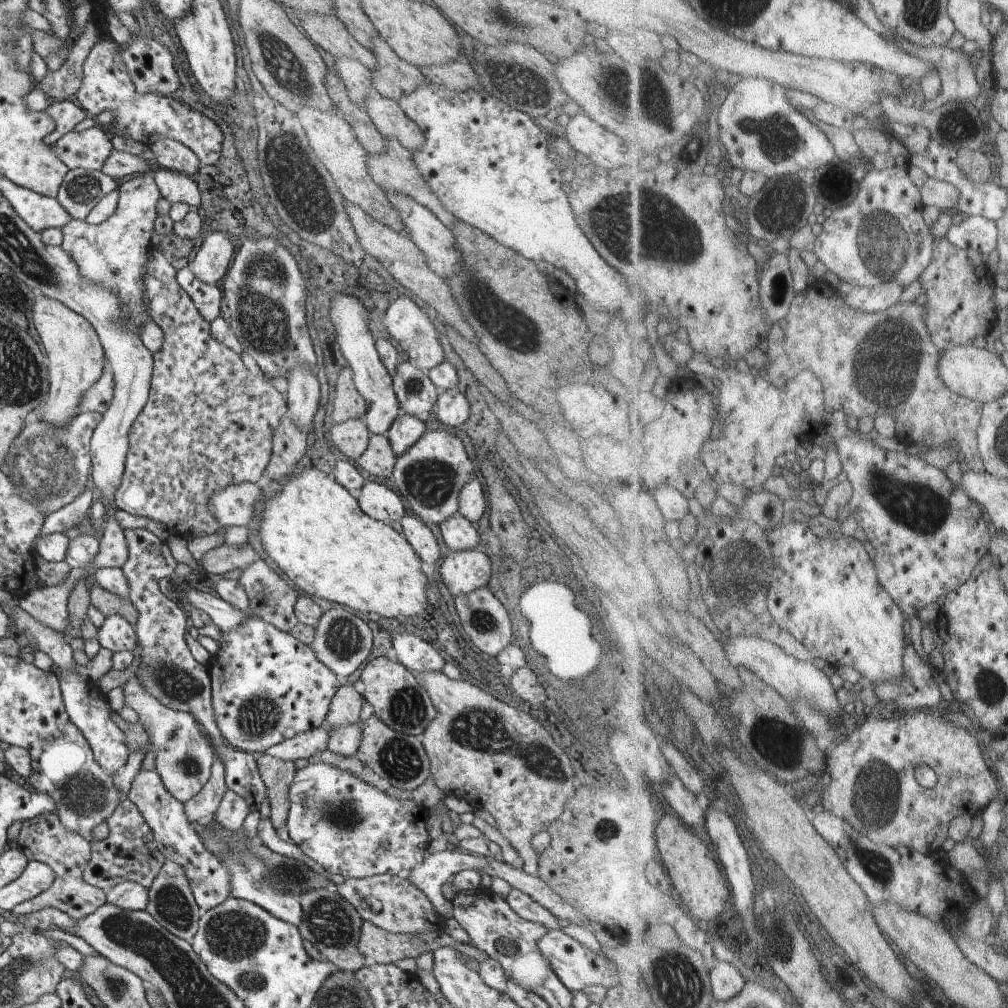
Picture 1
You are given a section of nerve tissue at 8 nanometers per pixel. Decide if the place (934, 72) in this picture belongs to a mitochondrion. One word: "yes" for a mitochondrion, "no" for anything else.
no

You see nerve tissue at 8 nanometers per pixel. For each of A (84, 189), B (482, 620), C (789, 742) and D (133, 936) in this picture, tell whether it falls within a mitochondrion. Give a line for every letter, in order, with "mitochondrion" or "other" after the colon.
A: mitochondrion
B: mitochondrion
C: mitochondrion
D: mitochondrion

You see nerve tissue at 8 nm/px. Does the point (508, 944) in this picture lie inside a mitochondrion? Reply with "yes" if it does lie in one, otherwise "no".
yes

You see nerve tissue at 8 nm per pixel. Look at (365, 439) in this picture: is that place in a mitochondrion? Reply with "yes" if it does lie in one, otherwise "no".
no

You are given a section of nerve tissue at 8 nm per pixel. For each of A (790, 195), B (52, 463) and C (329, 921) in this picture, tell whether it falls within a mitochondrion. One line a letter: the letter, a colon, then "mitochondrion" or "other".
A: mitochondrion
B: mitochondrion
C: mitochondrion

